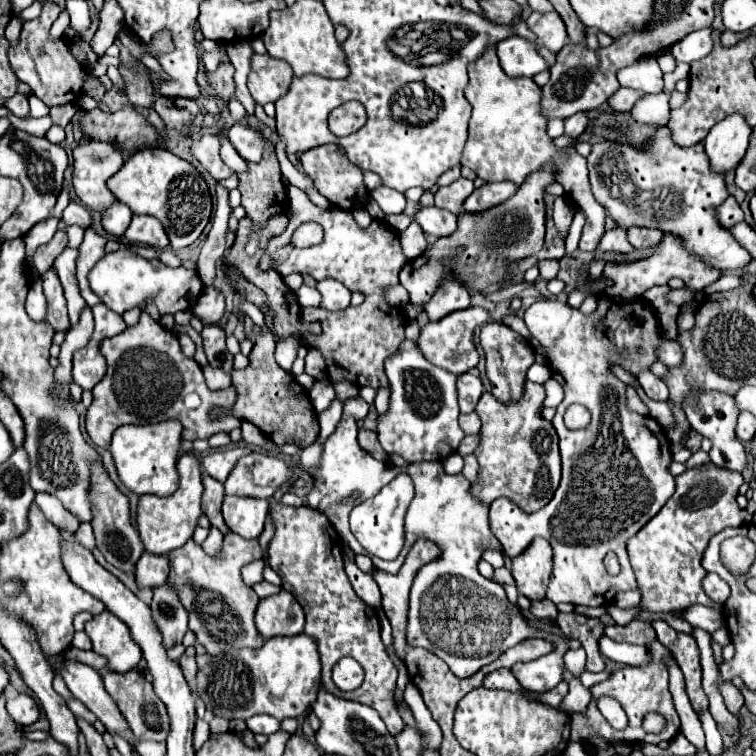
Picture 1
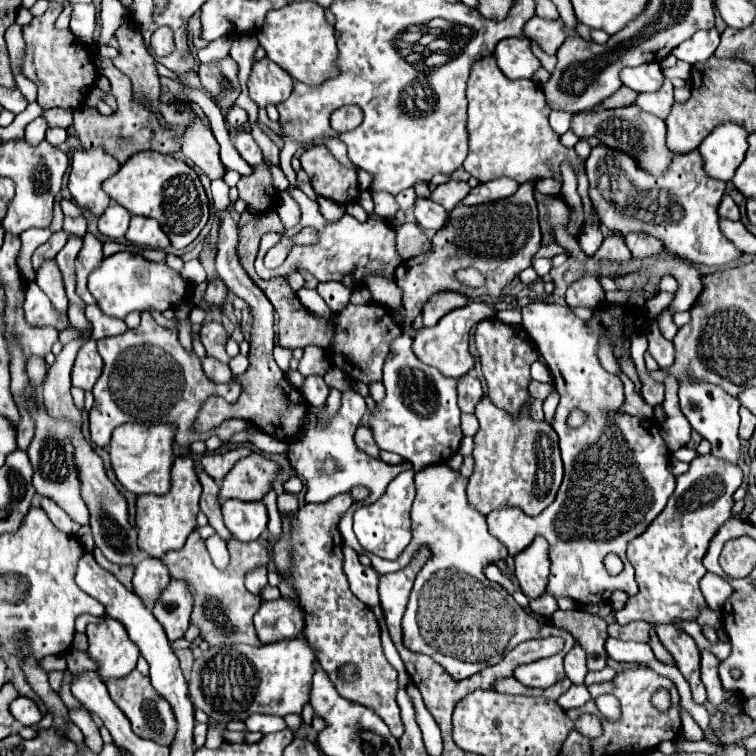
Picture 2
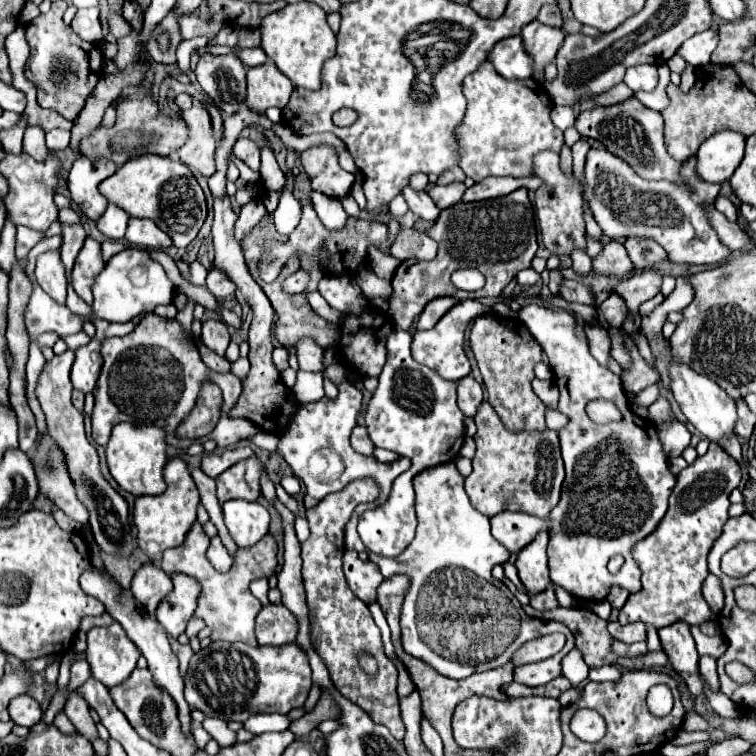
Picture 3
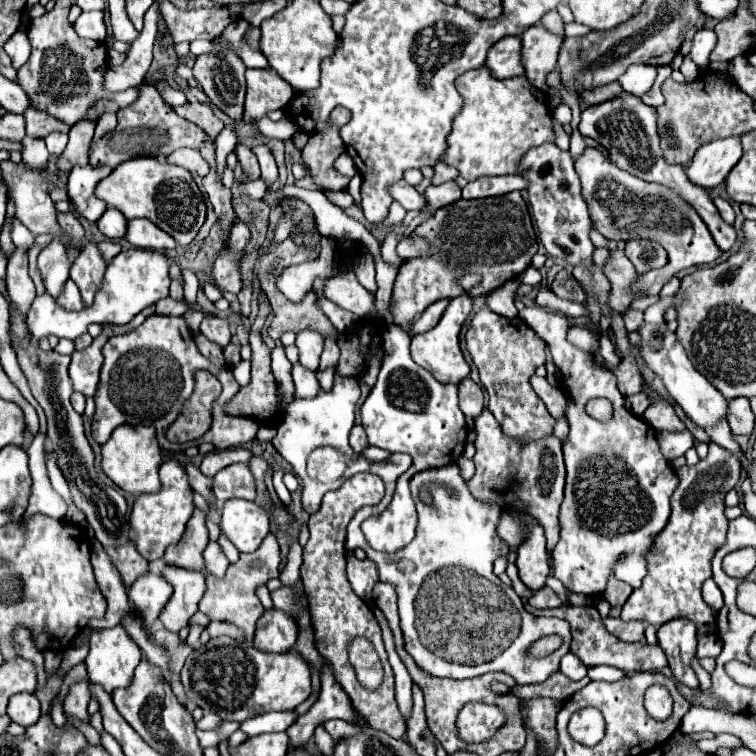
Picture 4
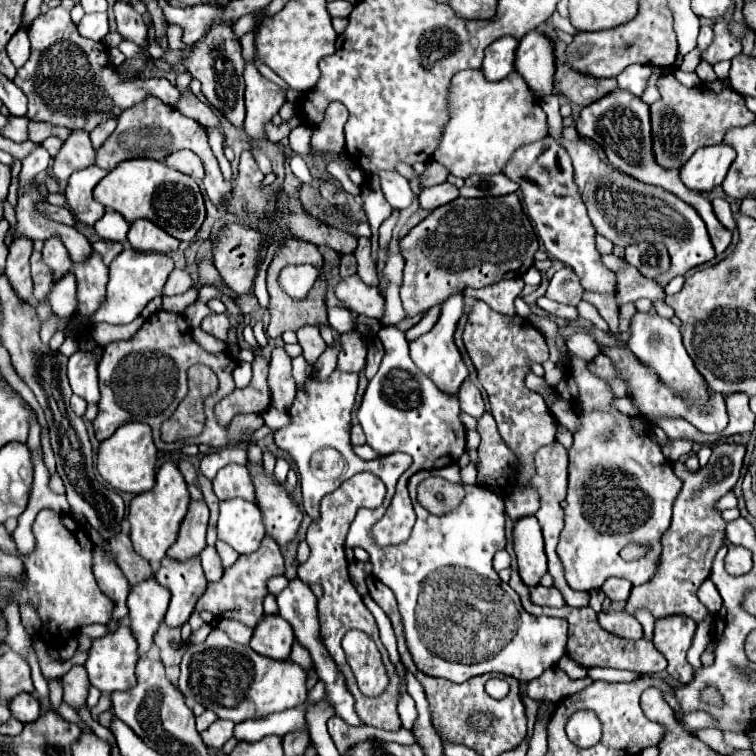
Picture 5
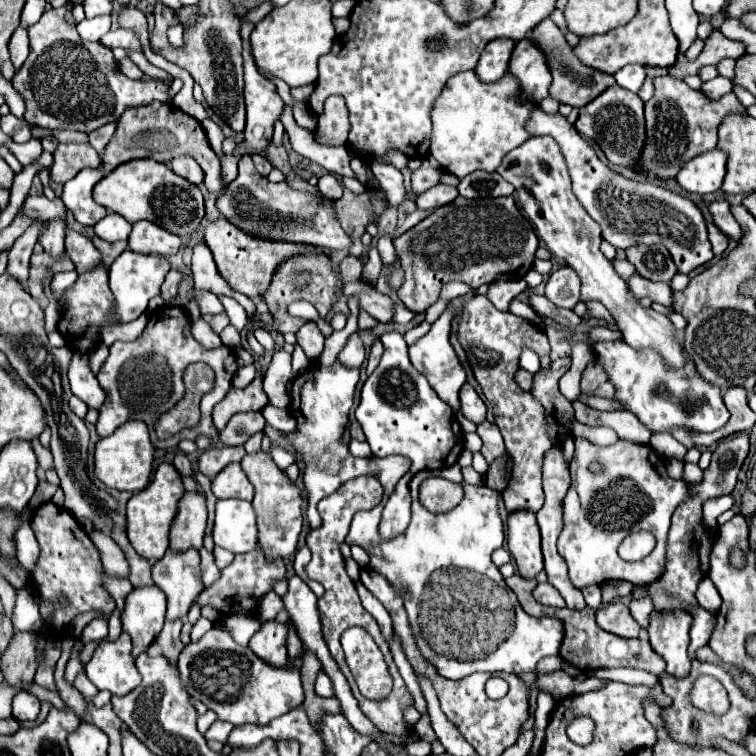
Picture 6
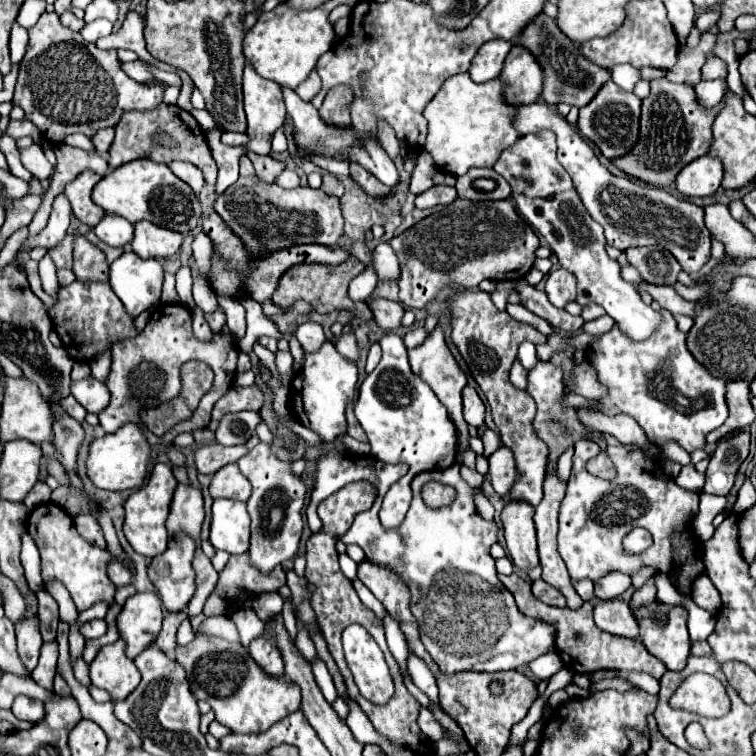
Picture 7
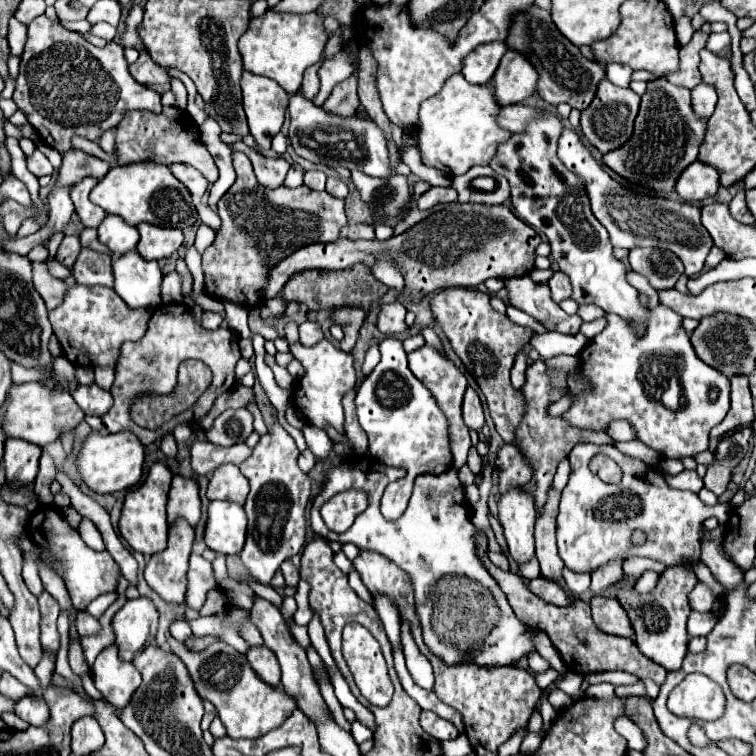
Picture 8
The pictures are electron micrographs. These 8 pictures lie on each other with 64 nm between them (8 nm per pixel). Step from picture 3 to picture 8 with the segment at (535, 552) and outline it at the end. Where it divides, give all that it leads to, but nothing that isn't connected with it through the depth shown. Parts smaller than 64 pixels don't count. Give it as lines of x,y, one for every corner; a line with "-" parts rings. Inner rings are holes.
512,488
502,494
498,502
498,520
504,528
504,538
516,564
526,564
536,556
534,518
536,508
532,496
526,496
520,488

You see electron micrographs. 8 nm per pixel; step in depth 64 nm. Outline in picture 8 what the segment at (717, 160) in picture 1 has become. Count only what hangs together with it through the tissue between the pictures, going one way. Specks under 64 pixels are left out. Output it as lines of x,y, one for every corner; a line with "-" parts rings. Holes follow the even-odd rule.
700,160
692,162
684,172
680,174
676,182
676,192
682,200
704,200
718,192
718,170
710,164
704,164

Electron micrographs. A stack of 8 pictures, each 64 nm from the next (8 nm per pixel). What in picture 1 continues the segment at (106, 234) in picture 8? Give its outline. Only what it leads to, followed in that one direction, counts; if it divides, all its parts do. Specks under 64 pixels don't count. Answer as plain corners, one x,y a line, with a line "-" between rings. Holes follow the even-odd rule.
114,202
108,210
102,214
102,226
110,236
122,238
124,232
128,230
128,224
132,220
132,210
126,204

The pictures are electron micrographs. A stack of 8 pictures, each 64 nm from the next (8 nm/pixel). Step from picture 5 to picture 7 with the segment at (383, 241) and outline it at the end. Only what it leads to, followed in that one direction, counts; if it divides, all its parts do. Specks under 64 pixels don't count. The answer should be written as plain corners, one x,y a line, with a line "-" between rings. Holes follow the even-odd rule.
380,242
374,248
374,266
376,266
380,280
396,280
400,276
398,258
388,242

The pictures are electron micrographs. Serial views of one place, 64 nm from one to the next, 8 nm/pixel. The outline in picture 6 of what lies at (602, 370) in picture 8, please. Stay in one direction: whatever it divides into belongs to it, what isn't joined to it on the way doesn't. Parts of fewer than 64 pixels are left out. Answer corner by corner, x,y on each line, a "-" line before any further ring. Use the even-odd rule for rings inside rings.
624,340
598,342
598,344
594,344
594,350
596,350
596,356
602,362
604,370
608,372
608,378
616,386
616,398
620,402
624,402
626,410
634,412
638,416
638,420
650,428
650,432
668,432
672,426
684,426
684,428
692,428
696,432
714,432
714,430
722,428
728,422
730,414
728,414
728,410
724,406
720,388
708,384
696,372
696,368
694,368
692,362
688,362
684,370
672,372
672,370
664,368
662,358
654,350
642,350
642,352
638,352
634,348
628,348
628,344

